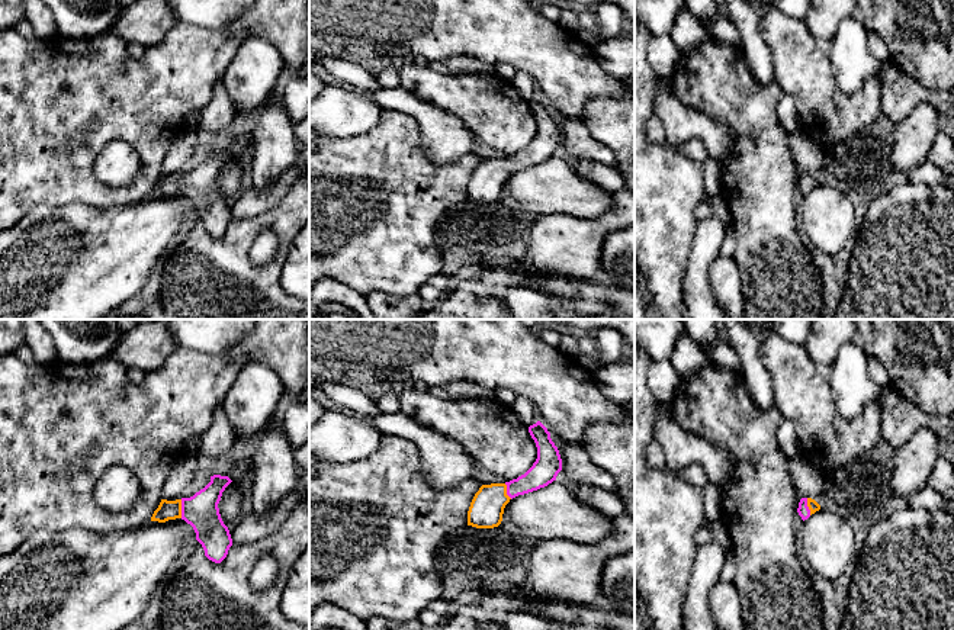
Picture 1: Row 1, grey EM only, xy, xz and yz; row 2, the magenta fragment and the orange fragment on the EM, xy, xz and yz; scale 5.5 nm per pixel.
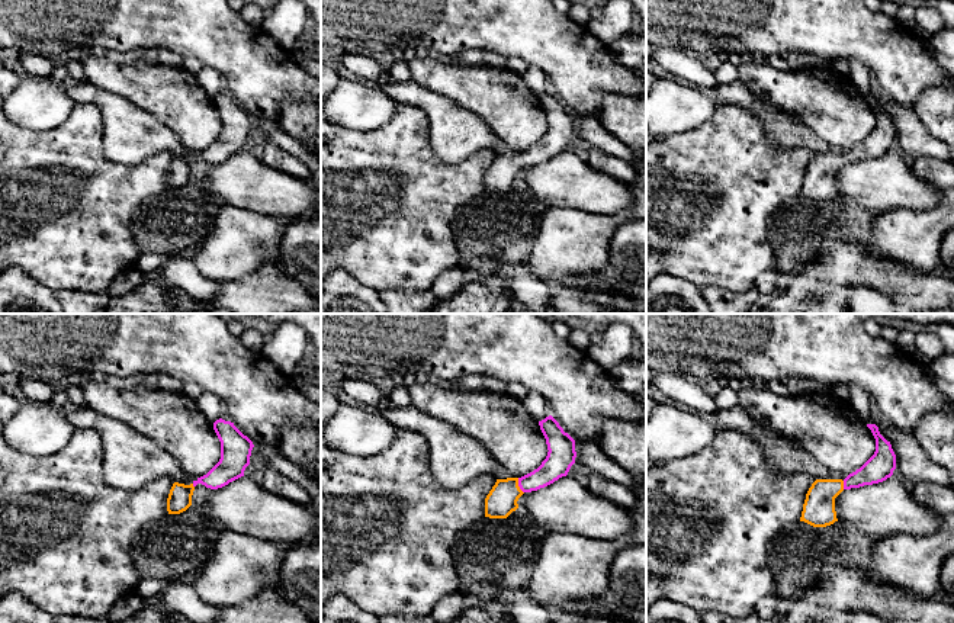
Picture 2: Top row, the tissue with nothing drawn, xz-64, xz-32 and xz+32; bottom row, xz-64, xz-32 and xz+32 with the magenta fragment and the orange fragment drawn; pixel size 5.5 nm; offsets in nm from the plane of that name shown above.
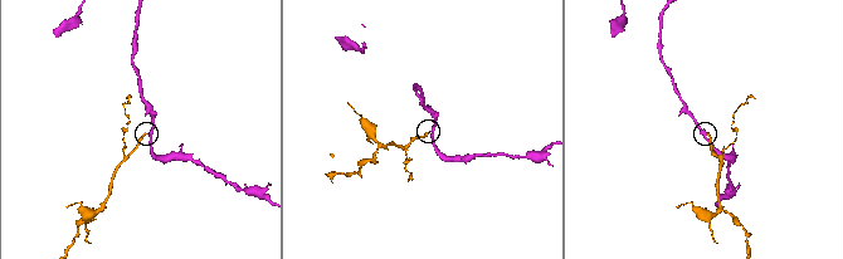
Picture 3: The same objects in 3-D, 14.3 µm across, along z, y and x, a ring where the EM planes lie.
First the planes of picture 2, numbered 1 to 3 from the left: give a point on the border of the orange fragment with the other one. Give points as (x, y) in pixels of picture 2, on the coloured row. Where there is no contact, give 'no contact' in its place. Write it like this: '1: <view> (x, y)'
1: no contact
2: xz-32 (519, 485)
3: xz+32 (844, 485)

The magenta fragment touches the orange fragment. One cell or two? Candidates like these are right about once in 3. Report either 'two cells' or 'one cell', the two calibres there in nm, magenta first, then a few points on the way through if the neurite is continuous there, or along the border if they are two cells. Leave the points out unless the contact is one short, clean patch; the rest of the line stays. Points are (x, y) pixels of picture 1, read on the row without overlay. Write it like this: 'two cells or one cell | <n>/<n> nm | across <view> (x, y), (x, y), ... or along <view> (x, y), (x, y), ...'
one cell | 190/110 nm | across xy (201, 186), (182, 183), (167, 185)

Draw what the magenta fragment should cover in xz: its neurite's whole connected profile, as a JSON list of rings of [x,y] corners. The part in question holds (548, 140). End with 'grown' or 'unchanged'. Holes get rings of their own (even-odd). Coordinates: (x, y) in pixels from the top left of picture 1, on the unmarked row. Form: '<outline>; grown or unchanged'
[[[540,96],[530,100],[529,107],[537,122],[536,136],[517,154],[482,160],[470,177],[468,200],[476,203],[498,202],[502,196],[504,183],[513,173],[537,165],[556,155],[562,145],[562,134],[550,107]]]; grown

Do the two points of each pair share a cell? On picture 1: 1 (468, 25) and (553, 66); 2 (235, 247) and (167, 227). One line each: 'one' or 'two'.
1: one
2: two

